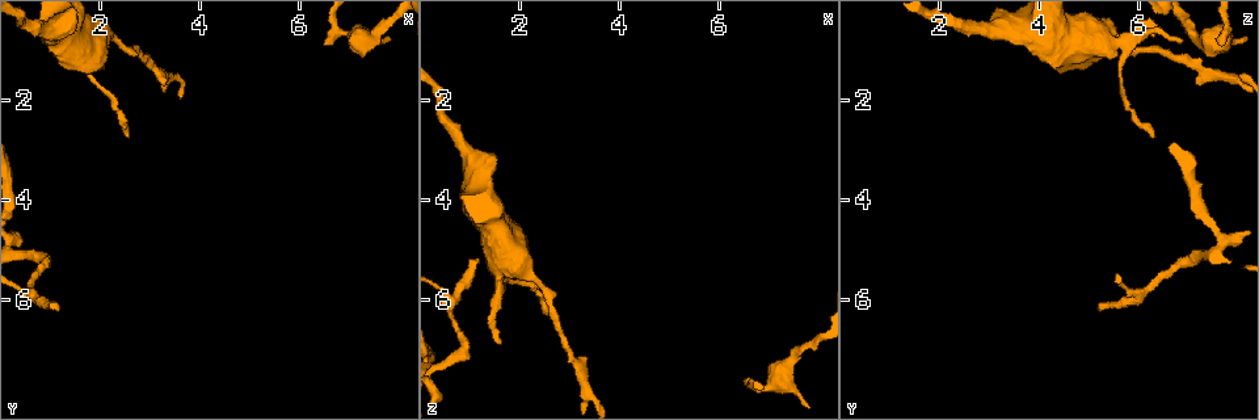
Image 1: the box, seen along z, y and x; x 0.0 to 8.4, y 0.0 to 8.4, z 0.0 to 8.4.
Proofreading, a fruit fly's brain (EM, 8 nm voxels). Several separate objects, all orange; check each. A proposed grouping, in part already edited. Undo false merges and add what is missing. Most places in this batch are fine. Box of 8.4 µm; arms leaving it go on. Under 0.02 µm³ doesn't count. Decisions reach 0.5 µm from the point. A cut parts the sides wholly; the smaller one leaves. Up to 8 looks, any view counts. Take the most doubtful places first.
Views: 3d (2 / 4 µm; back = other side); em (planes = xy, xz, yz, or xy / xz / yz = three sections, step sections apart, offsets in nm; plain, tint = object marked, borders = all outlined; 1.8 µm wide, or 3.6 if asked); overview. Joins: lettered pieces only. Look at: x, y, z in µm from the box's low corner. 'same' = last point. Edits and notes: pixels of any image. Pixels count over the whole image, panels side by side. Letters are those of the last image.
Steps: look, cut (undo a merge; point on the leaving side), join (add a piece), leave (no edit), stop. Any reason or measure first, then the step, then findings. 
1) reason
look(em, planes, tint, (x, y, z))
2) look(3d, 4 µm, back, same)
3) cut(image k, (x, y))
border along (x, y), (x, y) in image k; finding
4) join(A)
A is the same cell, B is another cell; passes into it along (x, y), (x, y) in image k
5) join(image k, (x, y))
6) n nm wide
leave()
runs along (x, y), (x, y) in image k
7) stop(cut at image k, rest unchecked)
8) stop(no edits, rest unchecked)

branch stops here
look(em, xy, step 4, tint, (1.20, 6.20, 5.15))

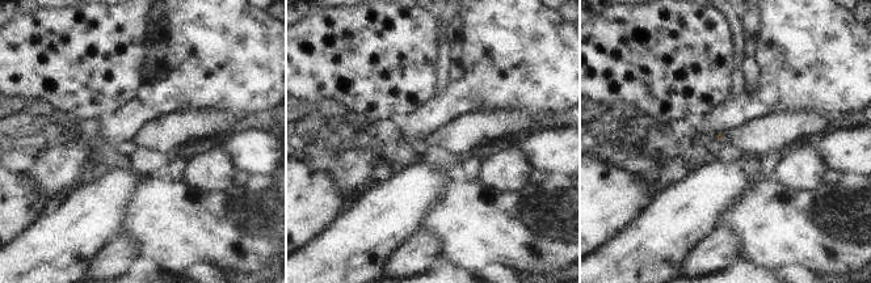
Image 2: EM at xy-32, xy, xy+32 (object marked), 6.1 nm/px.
look(em, yz, step 16, borders, same)

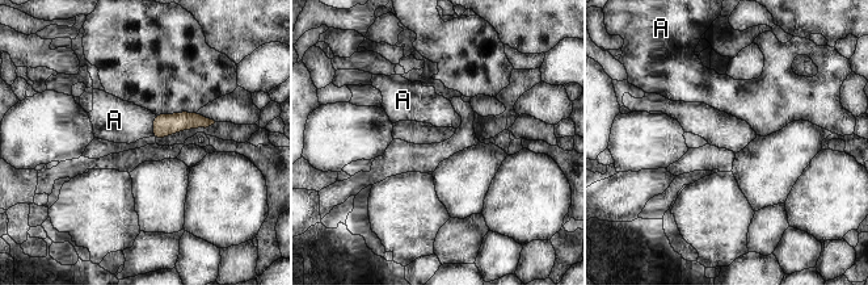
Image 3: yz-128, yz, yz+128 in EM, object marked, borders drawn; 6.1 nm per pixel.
leave()
A is another cell; border along (156, 114), (151, 135) in image 3; none of them fits

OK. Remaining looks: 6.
branch stops here
look(3d, 4 µm, (1.60, 0.85, 6.95))

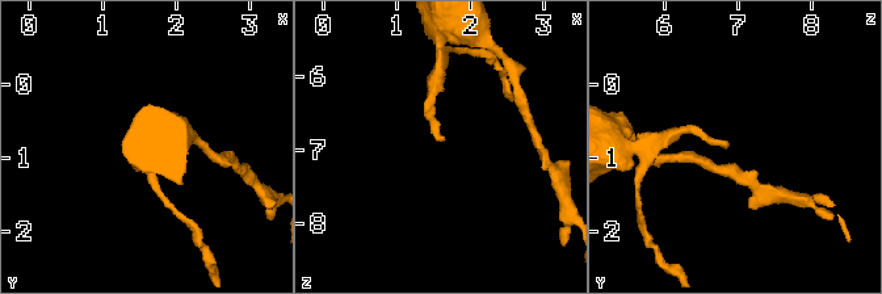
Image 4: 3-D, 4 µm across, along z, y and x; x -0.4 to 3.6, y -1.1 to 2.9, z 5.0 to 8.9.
look(em, 3.6 µm, planes, borders, (1.55, 0.80, 6.85))

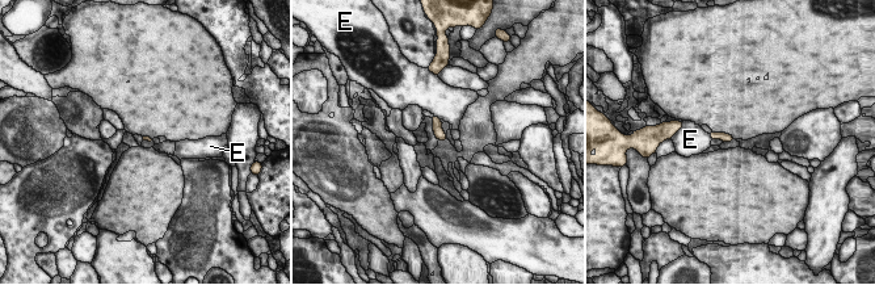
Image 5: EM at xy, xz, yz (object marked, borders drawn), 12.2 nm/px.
leave()
E is another cell; border along (434, 114), (441, 118) in image 5; no lettered piece goes on from it

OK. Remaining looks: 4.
sudden change in width
look(3d, 4 µm, (7.35, 0.80, 7.35))

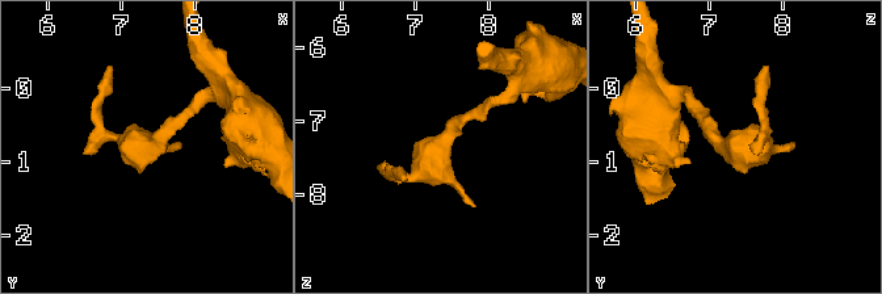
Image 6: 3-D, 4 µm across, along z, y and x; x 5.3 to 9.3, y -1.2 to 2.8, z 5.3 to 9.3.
look(em, planes, borders, (7.30, 0.80, 7.35))

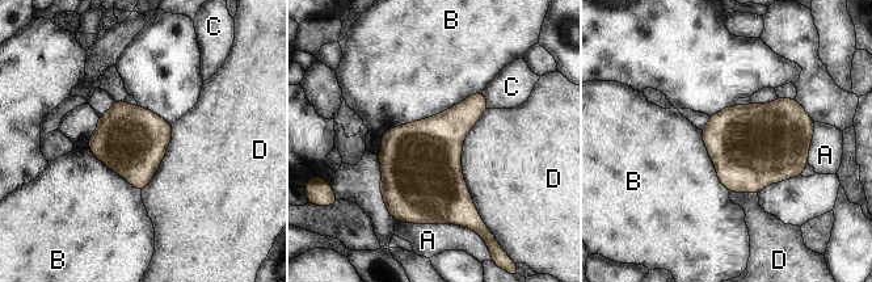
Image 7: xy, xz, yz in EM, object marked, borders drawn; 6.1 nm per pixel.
D touches over 700 nm
leave()
A, B, C and D are other cells; border along (481, 91), (380, 137) in image 7; all the same neuron

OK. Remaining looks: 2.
stop(no edits, rest unchecked)

